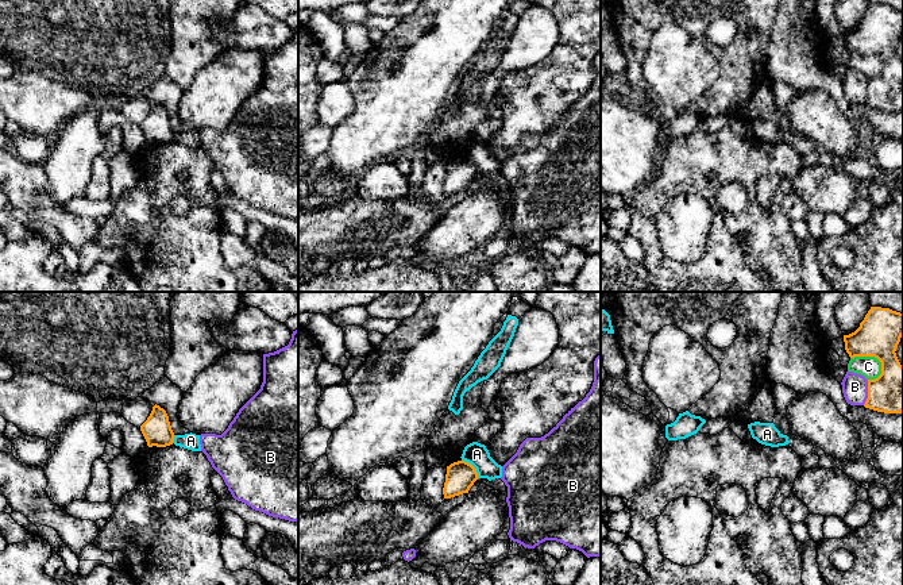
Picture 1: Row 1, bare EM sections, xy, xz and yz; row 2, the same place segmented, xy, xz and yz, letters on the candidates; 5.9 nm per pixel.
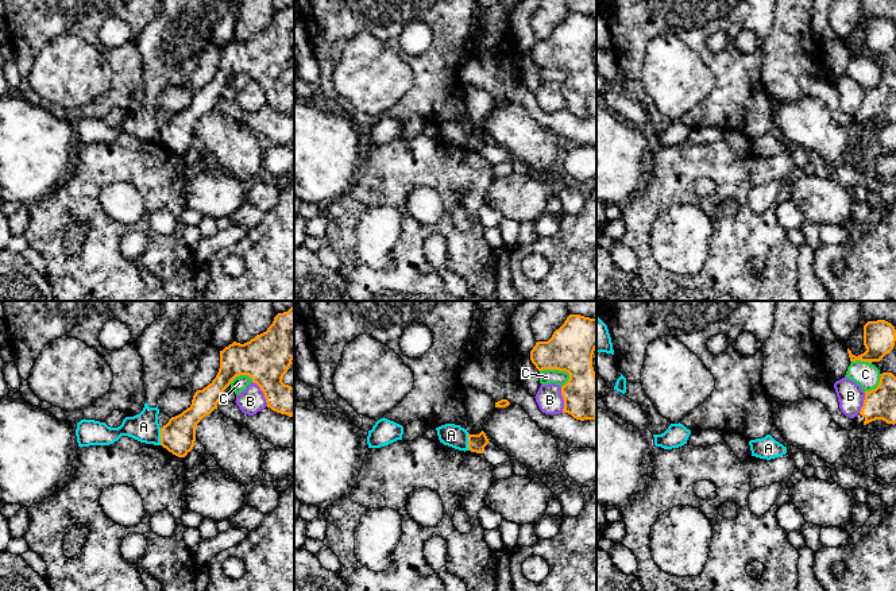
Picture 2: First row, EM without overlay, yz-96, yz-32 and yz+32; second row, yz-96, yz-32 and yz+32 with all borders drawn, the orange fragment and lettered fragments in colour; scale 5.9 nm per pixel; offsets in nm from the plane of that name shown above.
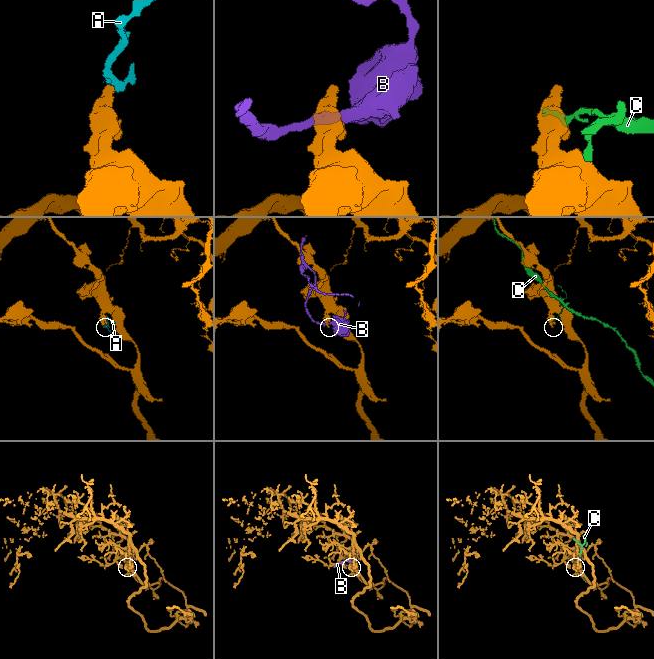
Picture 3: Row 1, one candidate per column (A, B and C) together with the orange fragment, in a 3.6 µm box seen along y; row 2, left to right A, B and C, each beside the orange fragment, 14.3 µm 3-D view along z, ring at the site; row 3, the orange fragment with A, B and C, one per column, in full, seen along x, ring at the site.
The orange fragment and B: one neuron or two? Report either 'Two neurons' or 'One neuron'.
Two neurons

